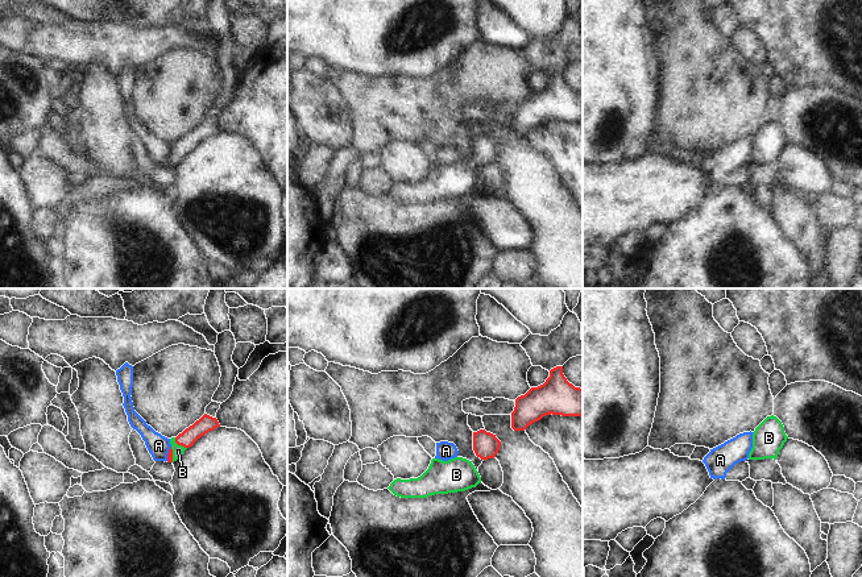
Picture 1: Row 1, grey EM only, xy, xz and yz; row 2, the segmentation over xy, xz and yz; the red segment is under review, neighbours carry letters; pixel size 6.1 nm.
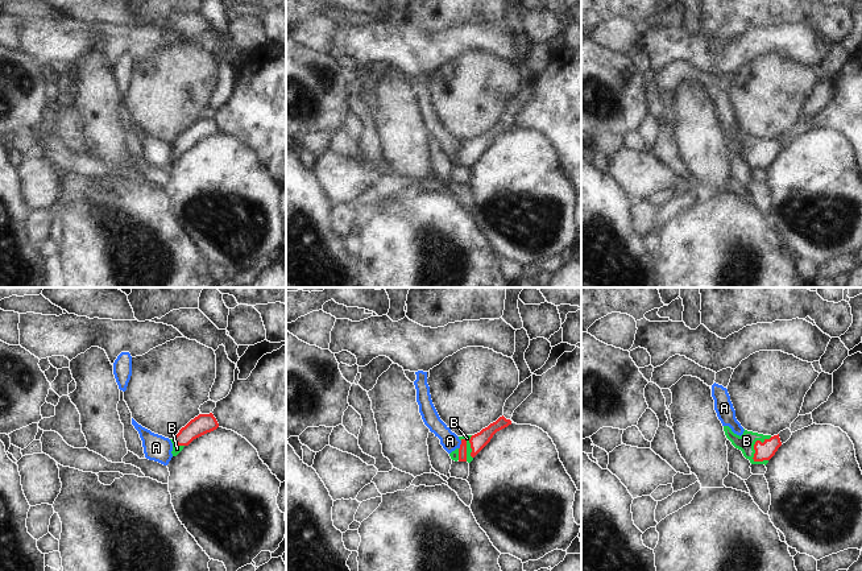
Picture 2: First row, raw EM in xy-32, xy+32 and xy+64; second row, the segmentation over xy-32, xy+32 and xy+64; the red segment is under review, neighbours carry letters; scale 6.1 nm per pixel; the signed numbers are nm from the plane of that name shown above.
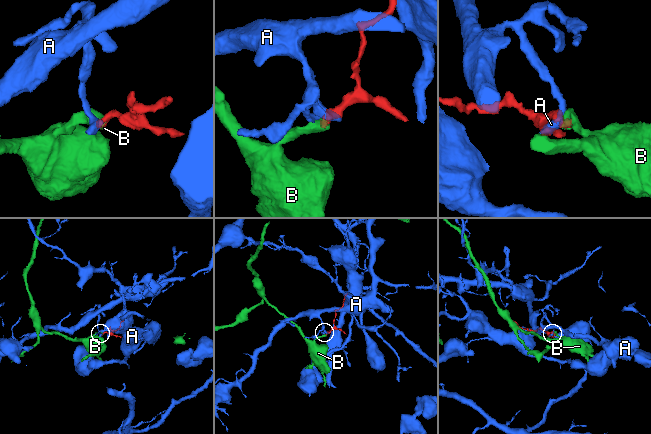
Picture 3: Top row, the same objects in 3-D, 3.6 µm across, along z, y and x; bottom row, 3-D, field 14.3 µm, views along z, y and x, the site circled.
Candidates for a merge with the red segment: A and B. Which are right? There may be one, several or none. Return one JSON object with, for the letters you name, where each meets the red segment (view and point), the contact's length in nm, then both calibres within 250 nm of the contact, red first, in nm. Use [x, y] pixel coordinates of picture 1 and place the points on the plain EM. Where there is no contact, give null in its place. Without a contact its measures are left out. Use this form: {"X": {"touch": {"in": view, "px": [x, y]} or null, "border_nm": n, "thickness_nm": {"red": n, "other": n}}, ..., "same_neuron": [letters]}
{"B": {"touch": {"in": "xy", "px": [179, 149]}, "border_nm": 100, "thickness_nm": {"red": 100, "other": 70}}, "same_neuron": ["B"]}

